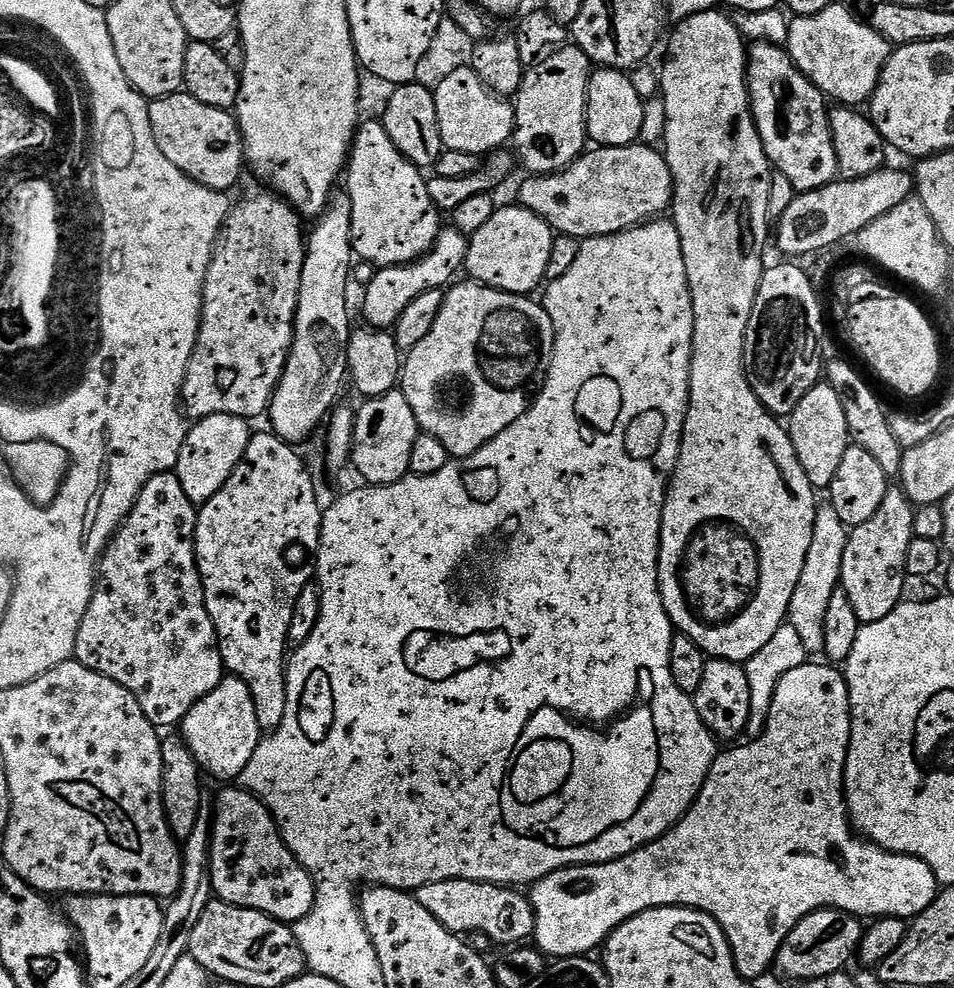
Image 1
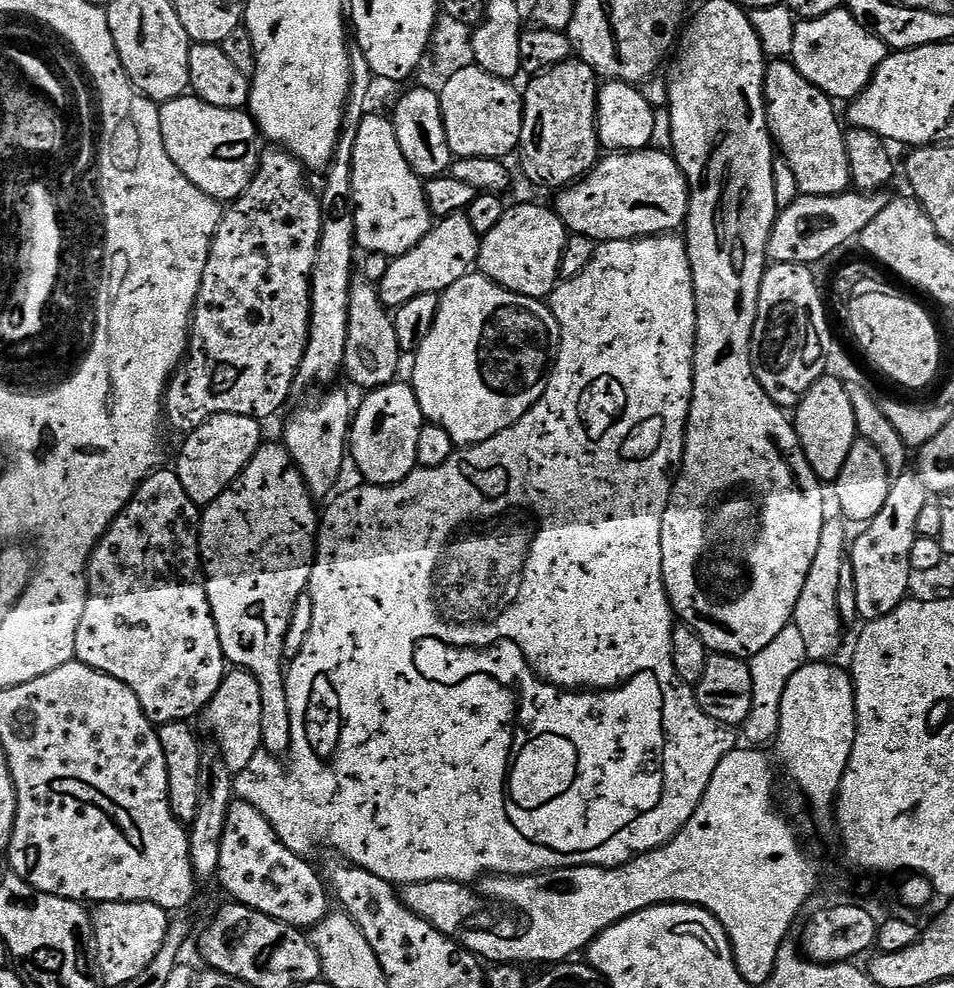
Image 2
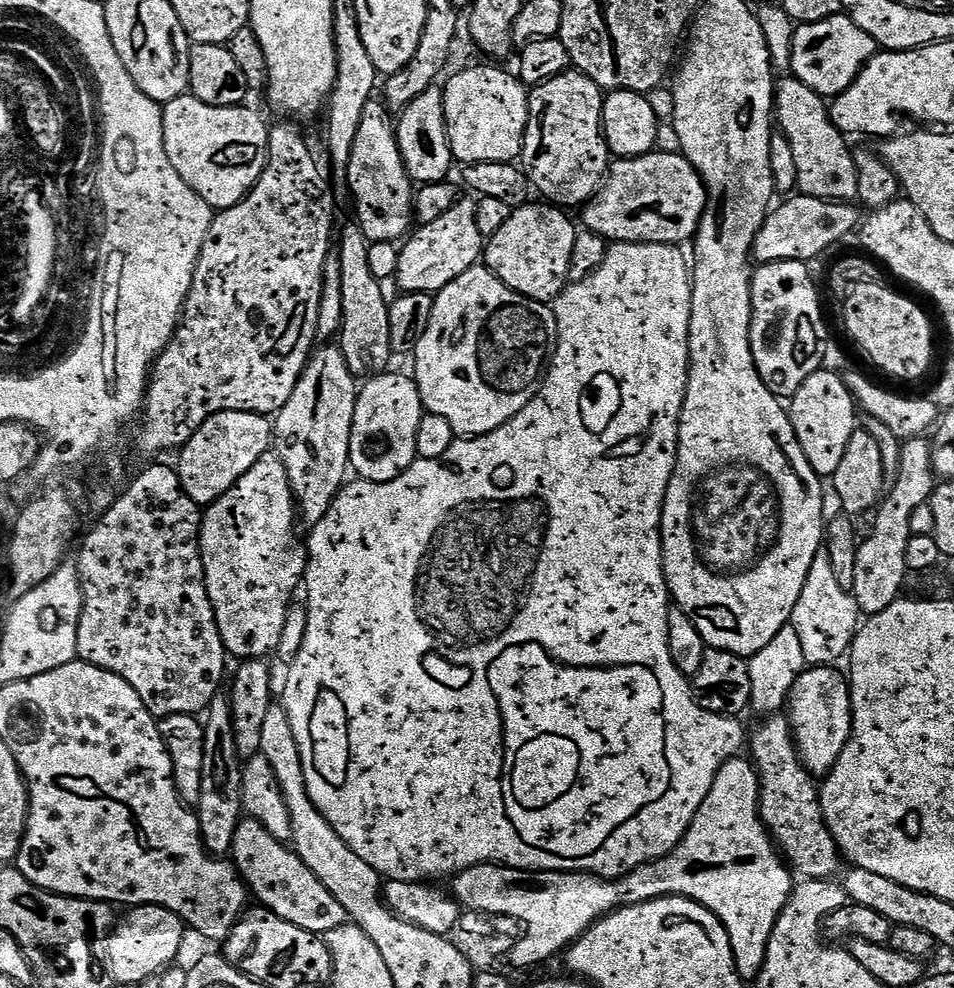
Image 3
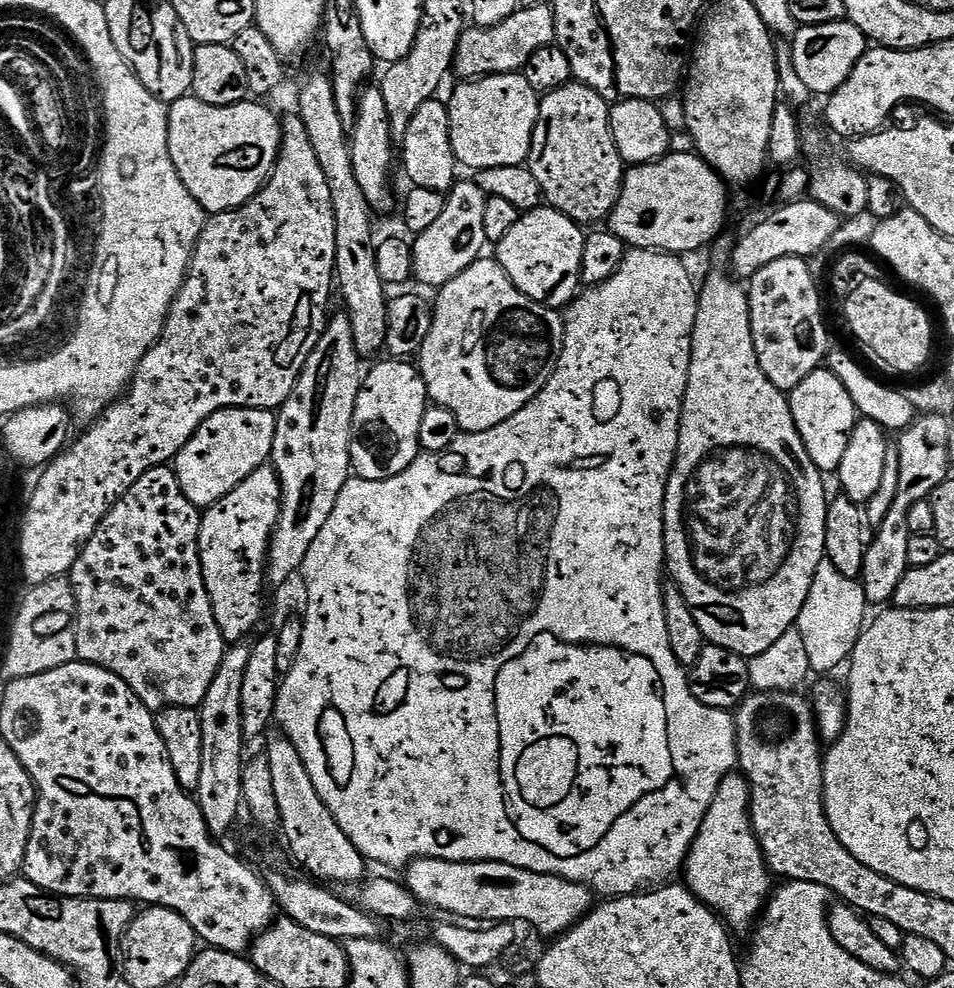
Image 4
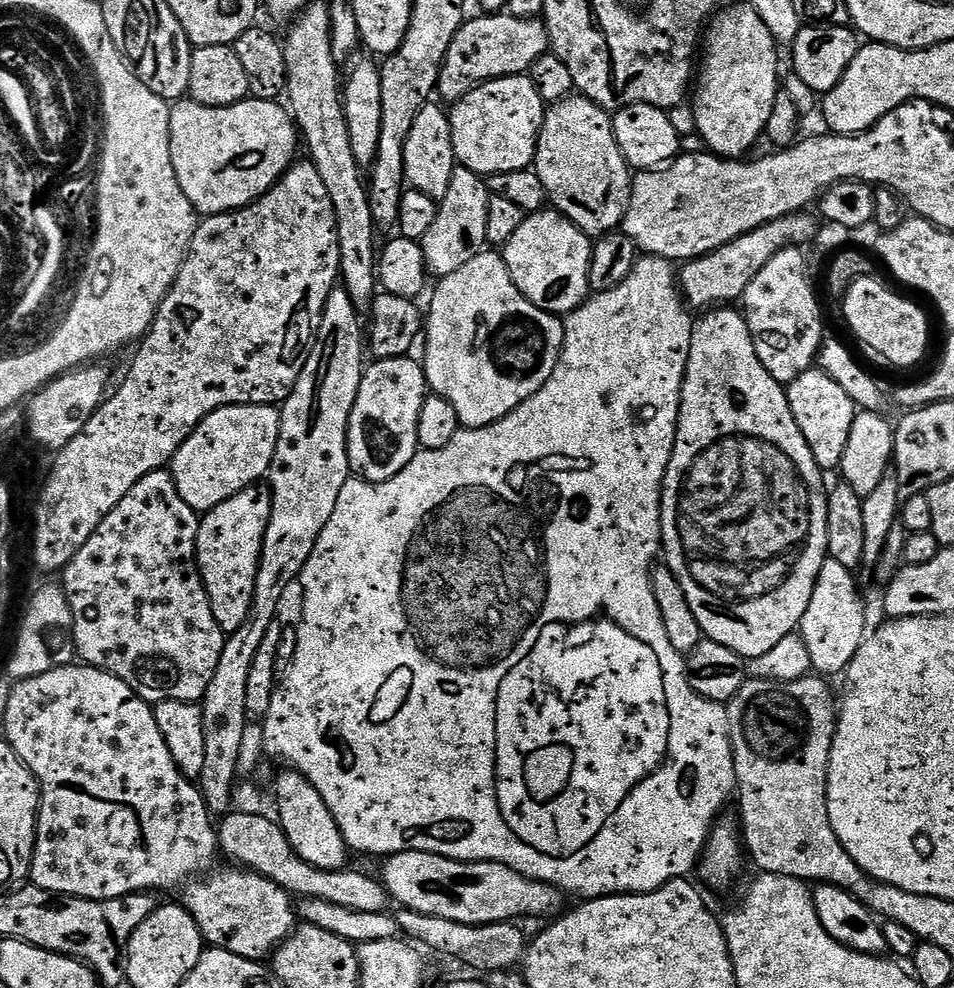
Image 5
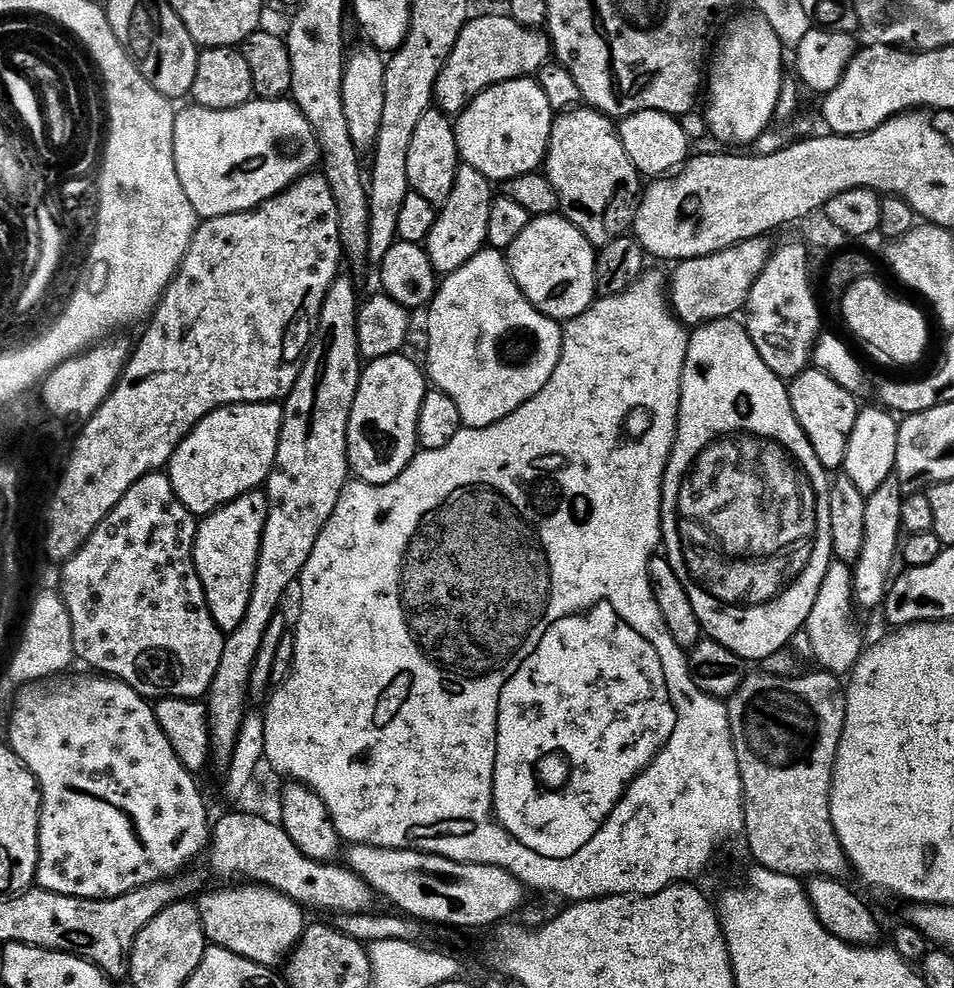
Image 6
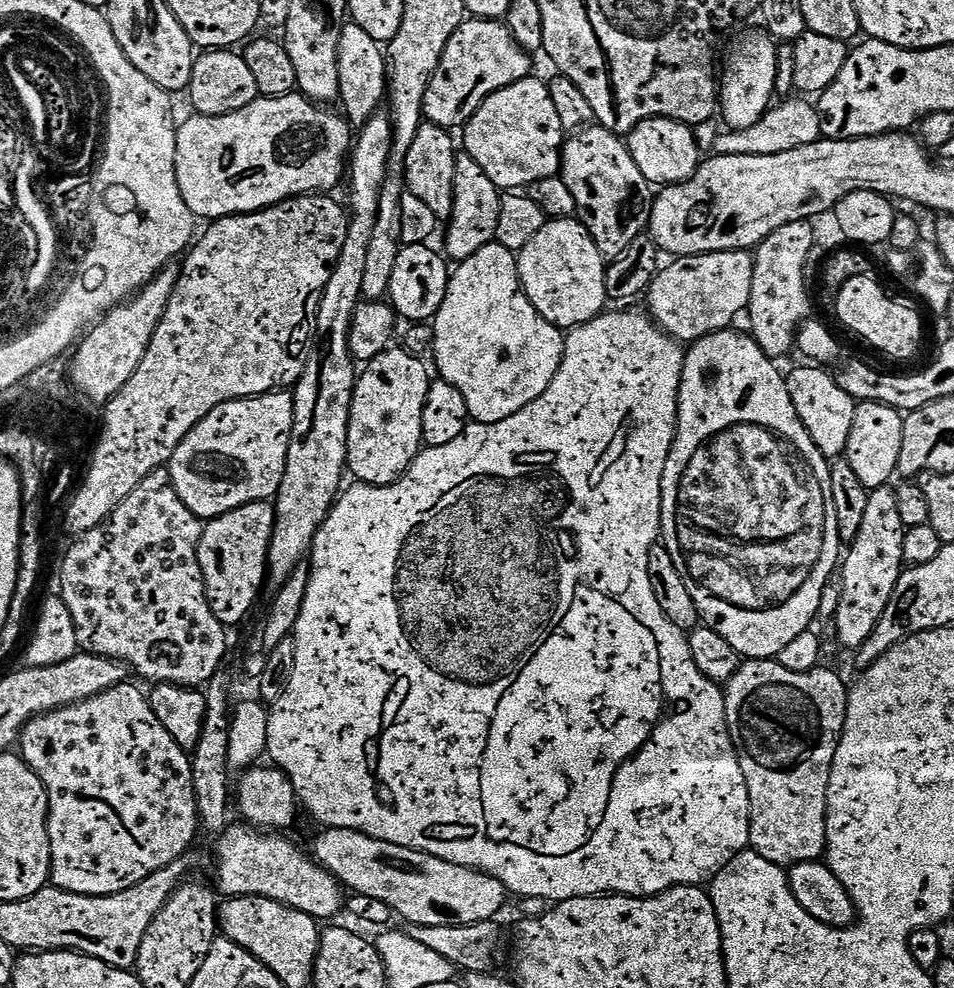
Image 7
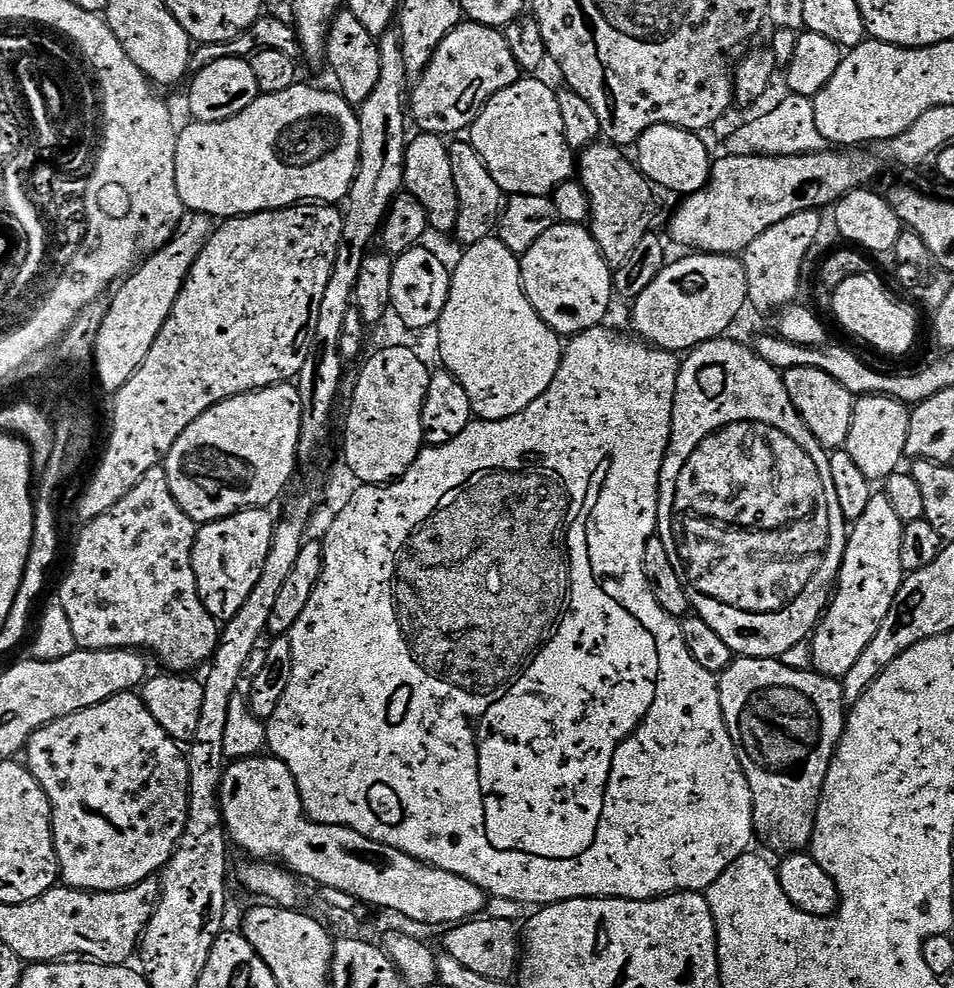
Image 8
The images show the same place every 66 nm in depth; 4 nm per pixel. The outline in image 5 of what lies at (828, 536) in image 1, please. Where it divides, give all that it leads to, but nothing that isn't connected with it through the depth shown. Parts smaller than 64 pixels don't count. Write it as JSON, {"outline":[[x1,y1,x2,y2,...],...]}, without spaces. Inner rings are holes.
{"outline":[[831,558,825,560,810,598,810,606,806,606,806,614,798,629,809,650,811,671,824,678,833,678,839,672,841,675,866,639,864,600,852,576,855,576,853,569,842,566,842,562,834,562]]}

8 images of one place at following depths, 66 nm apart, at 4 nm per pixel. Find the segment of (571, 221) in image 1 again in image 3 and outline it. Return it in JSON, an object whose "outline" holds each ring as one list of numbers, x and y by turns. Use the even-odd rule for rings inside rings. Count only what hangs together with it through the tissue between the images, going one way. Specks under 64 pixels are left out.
{"outline":[[653,150,645,156,620,158,611,165,610,175,593,200,582,208,583,227,609,242,622,244,674,244,684,246,695,237,707,208,707,192,698,170,681,153]]}

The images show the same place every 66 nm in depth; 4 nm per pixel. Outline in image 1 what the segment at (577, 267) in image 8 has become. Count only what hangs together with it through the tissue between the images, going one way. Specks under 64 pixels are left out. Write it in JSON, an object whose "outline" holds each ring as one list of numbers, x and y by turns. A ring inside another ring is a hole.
{"outline":[[500,206,490,222,486,222,470,237,464,268,477,284,485,284,487,288,515,296,528,296,545,283,553,239,552,227,538,214,519,206]]}

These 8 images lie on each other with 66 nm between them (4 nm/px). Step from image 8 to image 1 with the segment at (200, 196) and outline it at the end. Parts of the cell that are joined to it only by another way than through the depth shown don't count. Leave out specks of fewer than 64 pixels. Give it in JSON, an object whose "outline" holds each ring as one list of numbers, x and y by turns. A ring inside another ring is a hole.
{"outline":[[181,90,151,101,148,113,158,150,191,180,214,192,227,193,239,182,244,168,246,172,244,138,231,111,206,106,206,102,198,102,187,90]]}

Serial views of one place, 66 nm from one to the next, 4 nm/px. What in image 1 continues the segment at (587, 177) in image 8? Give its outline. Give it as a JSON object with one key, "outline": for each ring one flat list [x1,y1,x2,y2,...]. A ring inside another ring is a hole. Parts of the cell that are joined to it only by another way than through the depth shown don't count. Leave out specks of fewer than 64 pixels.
{"outline":[[567,44,524,73,523,84,514,97,516,130,512,139,517,157,531,175,548,175,568,168,584,154,588,146,588,92,592,77,592,60,580,47]]}

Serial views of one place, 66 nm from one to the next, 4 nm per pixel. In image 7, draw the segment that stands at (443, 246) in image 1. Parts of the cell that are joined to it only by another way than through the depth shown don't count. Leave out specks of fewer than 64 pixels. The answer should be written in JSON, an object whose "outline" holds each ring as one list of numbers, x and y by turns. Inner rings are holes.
{"outline":[[467,154,457,155,454,162,454,206,446,221,448,233,444,236,443,248,449,261,459,262,470,258,482,250,482,246,495,241,501,195,501,189,496,188,490,178,486,178,486,170,482,170,474,158]]}

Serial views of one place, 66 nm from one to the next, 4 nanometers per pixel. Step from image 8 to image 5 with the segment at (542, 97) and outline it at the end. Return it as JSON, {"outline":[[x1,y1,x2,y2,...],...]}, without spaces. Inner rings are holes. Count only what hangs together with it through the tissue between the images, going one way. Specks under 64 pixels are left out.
{"outline":[[528,74,469,87,464,97,451,105,448,117,457,165,485,178,531,169,545,111,545,102]]}

